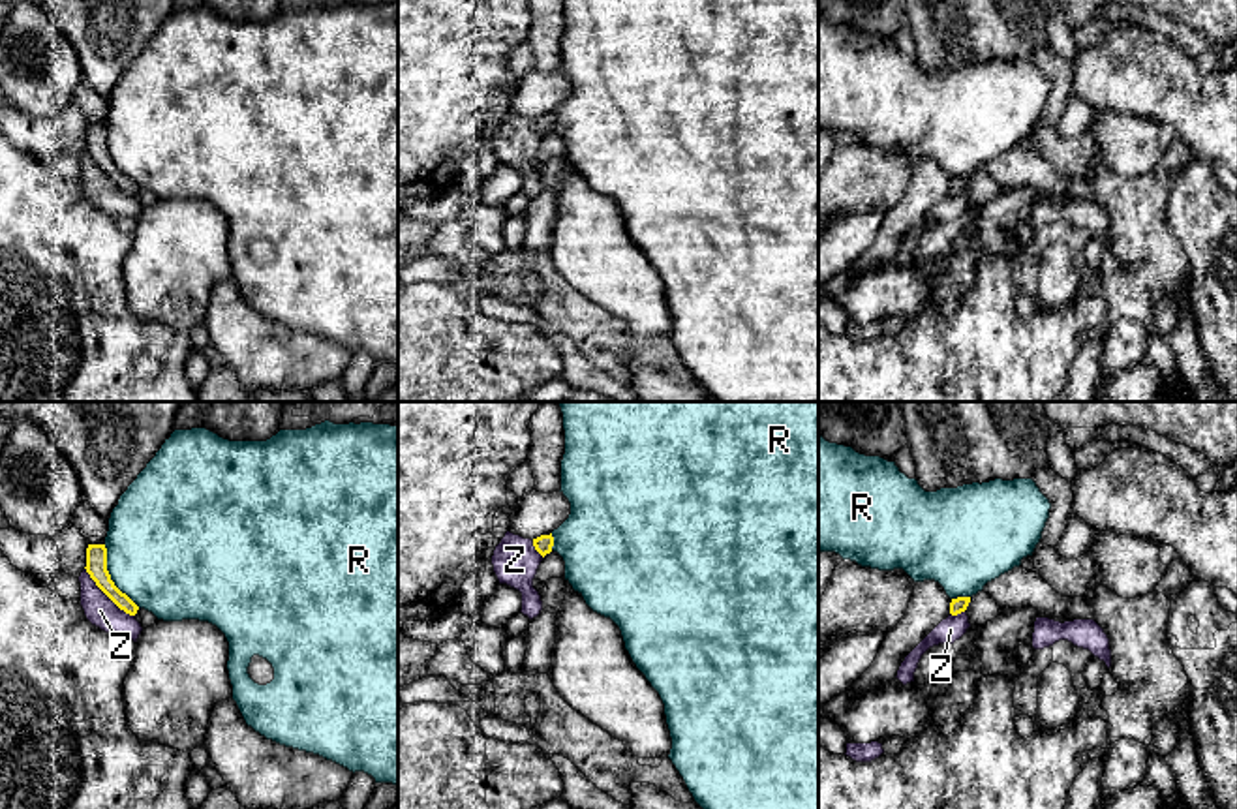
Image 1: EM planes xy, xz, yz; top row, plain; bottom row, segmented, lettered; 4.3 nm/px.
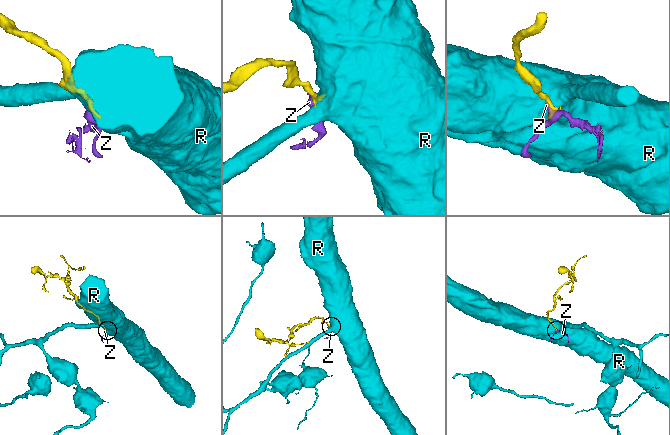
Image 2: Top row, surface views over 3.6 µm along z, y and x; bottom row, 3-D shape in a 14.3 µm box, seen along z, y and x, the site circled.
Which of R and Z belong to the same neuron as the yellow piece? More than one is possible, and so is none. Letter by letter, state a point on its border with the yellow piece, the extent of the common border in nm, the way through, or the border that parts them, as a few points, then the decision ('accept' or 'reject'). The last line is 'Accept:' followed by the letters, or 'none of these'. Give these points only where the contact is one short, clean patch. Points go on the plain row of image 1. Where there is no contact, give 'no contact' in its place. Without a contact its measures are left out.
R: contact xy (109, 156); length 320 nm; border xy (104, 124), (109, 158), (139, 186); reject
Z: contact xy (107, 175); length 300 nm; border xy (85, 147), (89, 156), (121, 188), (134, 196); reject
Accept: none of these

